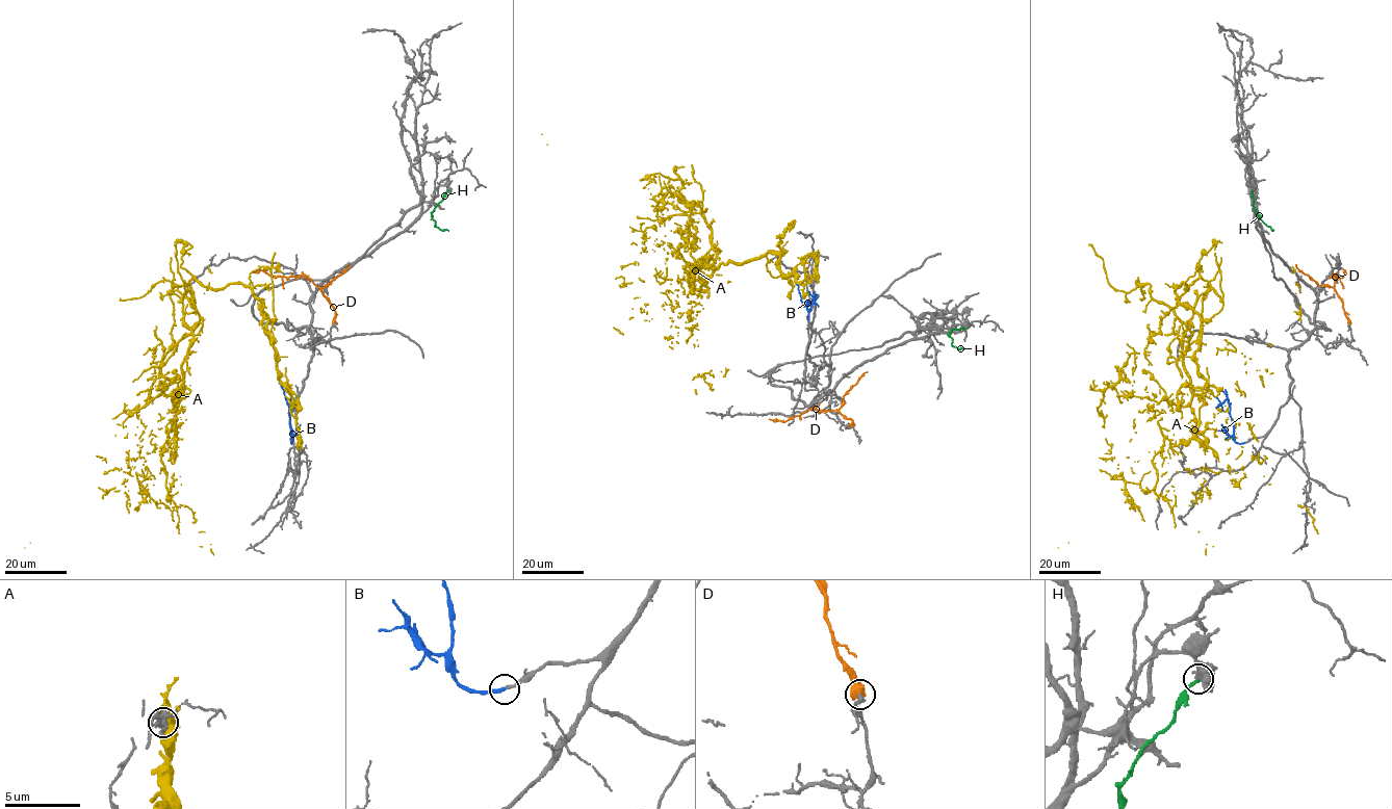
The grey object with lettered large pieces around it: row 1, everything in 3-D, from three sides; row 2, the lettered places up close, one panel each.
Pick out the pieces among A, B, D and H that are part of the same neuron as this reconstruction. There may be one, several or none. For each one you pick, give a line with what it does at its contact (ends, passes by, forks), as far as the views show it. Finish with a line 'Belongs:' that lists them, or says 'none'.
B: it ends
Belongs: B

